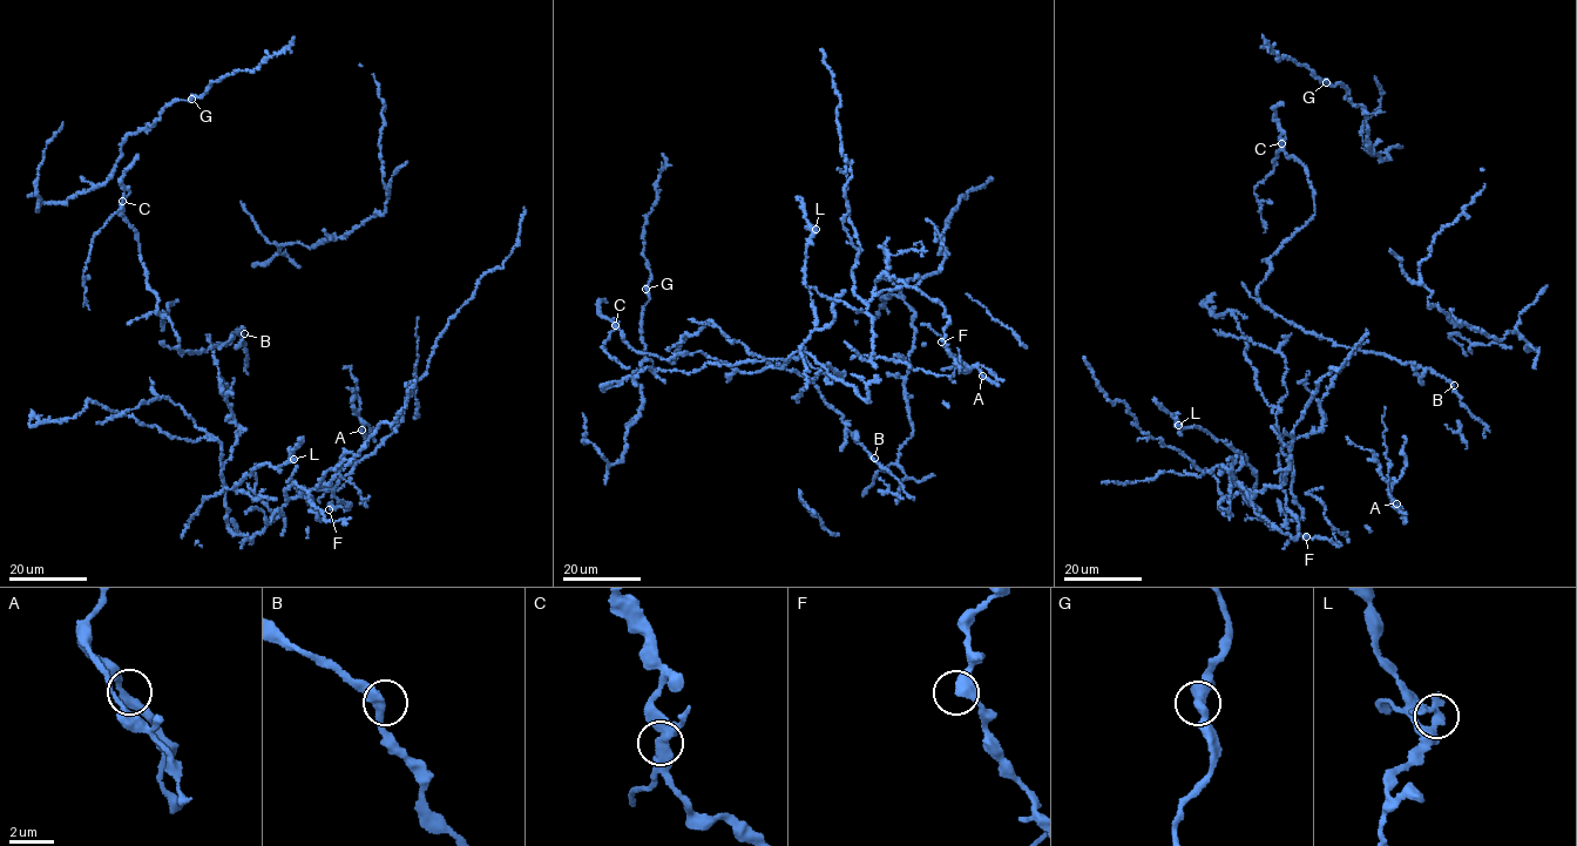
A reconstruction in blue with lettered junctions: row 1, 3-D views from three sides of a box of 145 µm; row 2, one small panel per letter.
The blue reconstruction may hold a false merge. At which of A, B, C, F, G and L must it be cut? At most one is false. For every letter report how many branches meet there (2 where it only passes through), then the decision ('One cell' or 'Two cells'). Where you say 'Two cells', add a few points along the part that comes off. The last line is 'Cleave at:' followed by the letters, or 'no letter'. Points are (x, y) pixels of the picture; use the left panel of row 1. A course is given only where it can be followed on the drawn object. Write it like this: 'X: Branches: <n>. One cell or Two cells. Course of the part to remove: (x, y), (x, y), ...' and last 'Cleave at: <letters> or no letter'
A: Branches: 2. One cell
B: Branches: 2. One cell
C: Branches: 2. Two cells. Course of the part to remove: (122, 201), (122, 207), (94, 235), (83, 271), (88, 310)
F: Branches: 2. One cell
G: Branches: 2. One cell
L: Branches: 2. One cell
Cleave at: C

